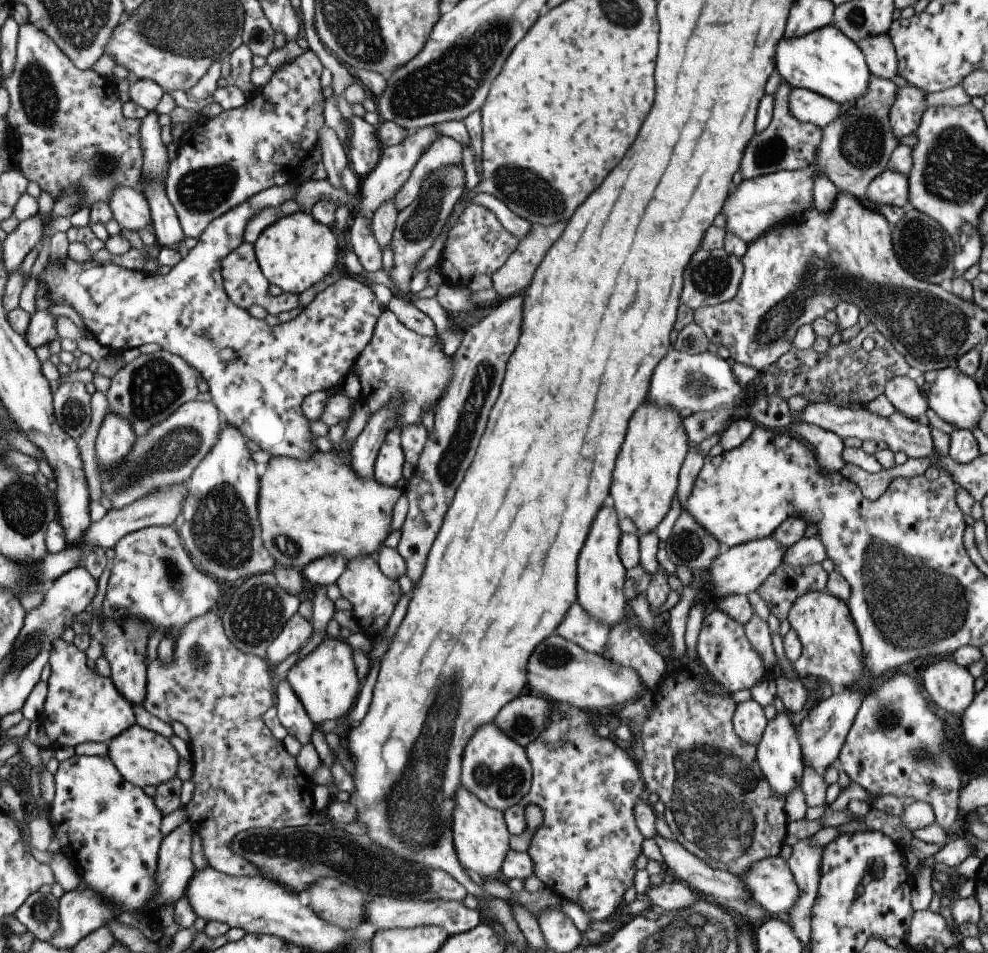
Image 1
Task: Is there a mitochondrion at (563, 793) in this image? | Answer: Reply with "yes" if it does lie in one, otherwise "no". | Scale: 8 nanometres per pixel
no

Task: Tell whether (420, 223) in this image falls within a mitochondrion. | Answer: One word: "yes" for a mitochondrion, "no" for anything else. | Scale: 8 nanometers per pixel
yes

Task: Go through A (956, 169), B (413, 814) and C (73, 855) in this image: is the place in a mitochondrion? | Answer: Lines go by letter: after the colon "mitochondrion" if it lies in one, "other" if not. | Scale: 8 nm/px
A: mitochondrion
B: mitochondrion
C: other

